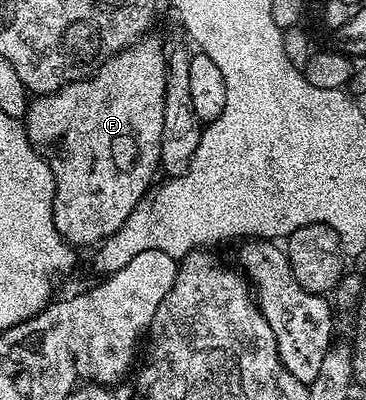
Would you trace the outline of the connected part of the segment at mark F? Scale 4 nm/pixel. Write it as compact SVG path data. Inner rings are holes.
M152 36L144 37L142 40L135 42L131 46L126 46L121 52L117 52L112 56L107 62L104 62L102 66L99 67L98 70L95 71L94 74L91 75L90 78L82 78L81 80L77 80L76 82L71 82L67 86L63 86L60 90L54 90L52 94L40 94L38 96L32 97L30 101L27 103L27 112L25 115L25 129L27 131L27 139L33 144L33 148L45 159L45 161L49 164L49 168L53 172L53 176L55 177L55 199L53 200L53 220L55 221L55 227L57 228L57 232L63 237L65 242L71 243L72 247L80 248L79 246L91 246L91 248L98 247L100 243L106 241L111 234L117 232L119 228L123 224L125 224L125 220L129 219L129 214L133 212L133 208L137 203L143 201L145 195L152 189L153 181L151 182L151 177L154 176L155 170L160 169L159 157L161 156L161 128L165 124L165 84L167 83L167 55L168 51L166 49L163 50L163 46L158 42L157 39L151 38Z

